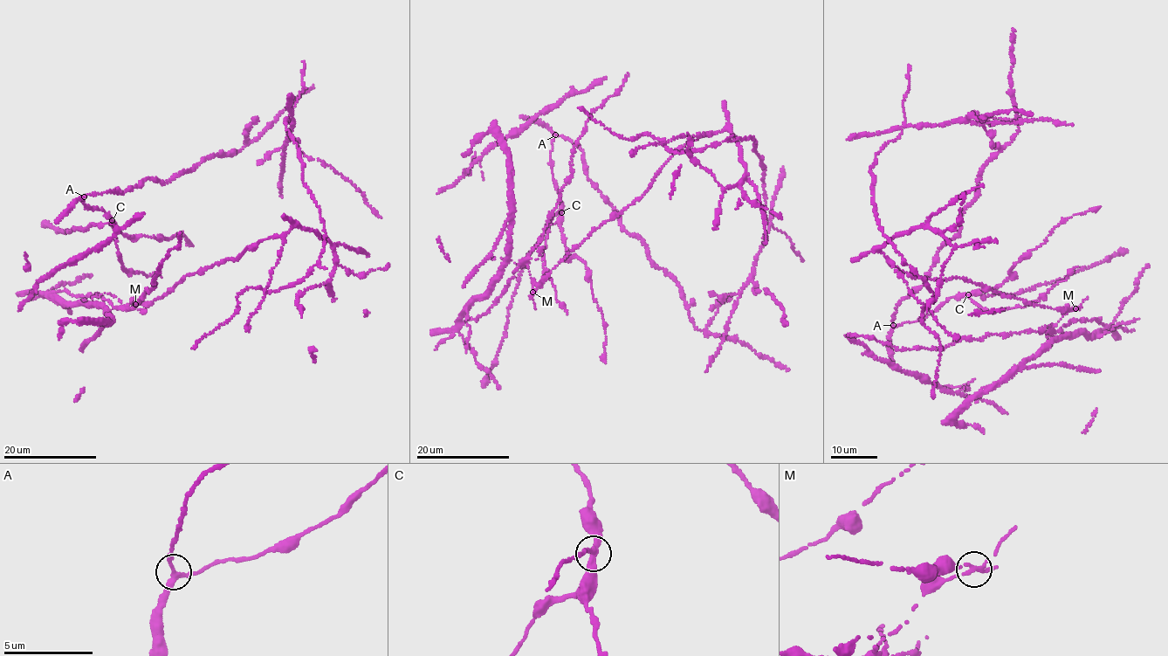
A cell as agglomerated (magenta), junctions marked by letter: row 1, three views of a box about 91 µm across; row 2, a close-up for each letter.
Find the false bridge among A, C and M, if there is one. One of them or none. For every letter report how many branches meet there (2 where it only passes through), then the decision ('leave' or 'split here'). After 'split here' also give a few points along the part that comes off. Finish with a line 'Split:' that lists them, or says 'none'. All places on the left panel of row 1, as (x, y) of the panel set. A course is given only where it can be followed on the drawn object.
A: 3 | leave
C: 3 | leave
M: 3 | split here
Split: M

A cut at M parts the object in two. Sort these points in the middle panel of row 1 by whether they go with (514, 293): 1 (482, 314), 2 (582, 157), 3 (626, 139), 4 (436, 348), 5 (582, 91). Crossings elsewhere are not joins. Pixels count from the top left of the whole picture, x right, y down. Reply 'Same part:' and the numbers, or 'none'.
Same part: 2, 5

